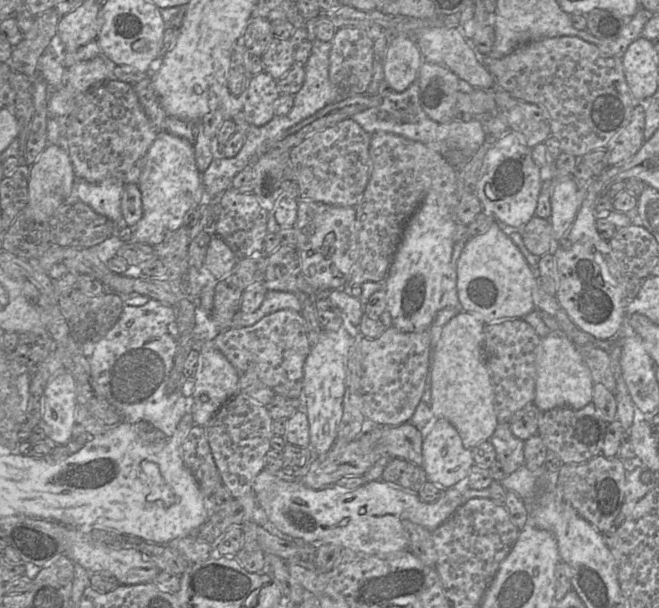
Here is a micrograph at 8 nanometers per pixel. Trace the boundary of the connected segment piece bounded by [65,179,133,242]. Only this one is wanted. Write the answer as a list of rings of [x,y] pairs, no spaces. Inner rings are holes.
[[[77,179],[73,191],[65,203],[77,201],[85,203],[96,213],[116,223],[118,226],[116,235],[124,242],[129,242],[133,228],[125,226],[121,212],[121,196],[124,186],[118,179],[105,179],[98,183]]]

